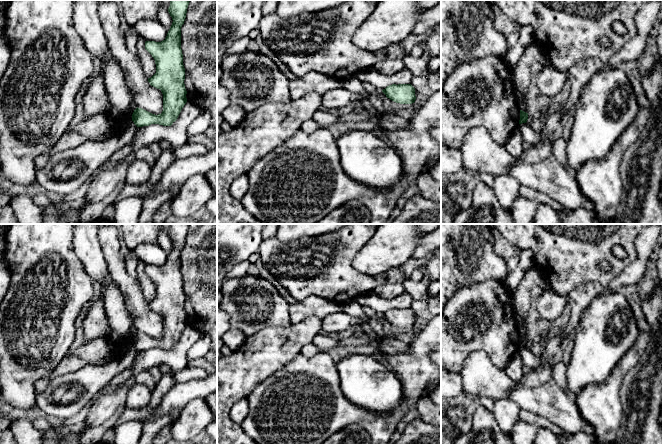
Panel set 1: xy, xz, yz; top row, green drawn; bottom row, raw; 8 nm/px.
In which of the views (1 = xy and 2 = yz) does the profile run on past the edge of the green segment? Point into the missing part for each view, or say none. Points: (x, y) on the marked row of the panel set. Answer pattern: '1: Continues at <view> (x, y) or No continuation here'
1: No continuation here
2: No continuation here

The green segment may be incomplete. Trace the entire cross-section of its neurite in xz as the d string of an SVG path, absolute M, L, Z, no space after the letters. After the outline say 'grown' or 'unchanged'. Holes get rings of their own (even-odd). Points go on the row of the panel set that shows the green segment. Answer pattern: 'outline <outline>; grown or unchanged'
outline M392 84L382 92L387 98L400 104L412 104L416 100L415 88L411 84Z; unchanged

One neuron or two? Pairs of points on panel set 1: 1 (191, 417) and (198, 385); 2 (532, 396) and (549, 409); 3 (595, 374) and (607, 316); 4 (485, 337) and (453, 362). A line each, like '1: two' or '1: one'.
1: two
2: one
3: one
4: one

